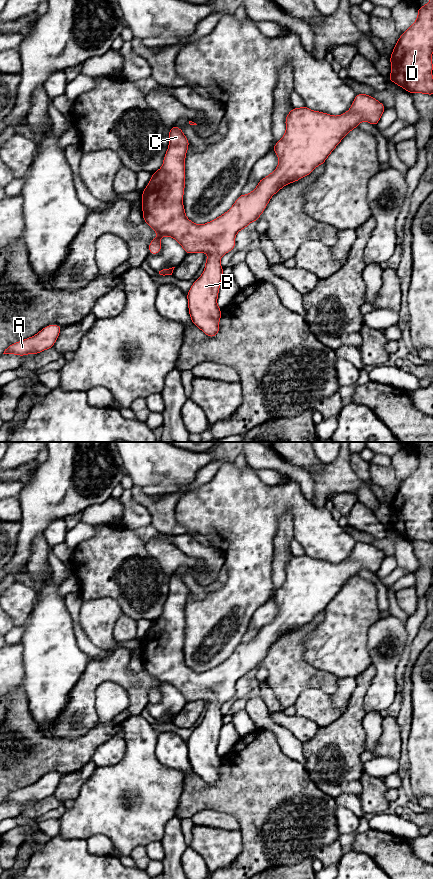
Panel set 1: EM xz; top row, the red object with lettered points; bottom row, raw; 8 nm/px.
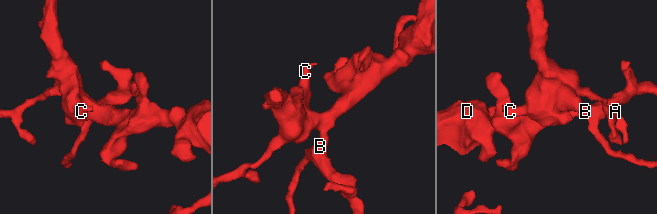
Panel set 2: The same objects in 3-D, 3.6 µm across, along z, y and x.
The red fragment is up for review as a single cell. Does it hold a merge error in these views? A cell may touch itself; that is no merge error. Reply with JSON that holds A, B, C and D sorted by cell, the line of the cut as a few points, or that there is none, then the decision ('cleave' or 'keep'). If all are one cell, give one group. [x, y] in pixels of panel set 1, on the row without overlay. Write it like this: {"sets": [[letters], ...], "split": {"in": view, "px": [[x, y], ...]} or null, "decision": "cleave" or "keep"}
{"sets": [["A", "B", "C", "D"]], "split": null, "decision": "keep"}

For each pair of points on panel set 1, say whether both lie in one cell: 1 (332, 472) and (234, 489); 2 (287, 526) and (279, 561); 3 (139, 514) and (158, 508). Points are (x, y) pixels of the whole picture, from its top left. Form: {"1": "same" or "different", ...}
{"1": "different", "2": "same", "3": "different"}

